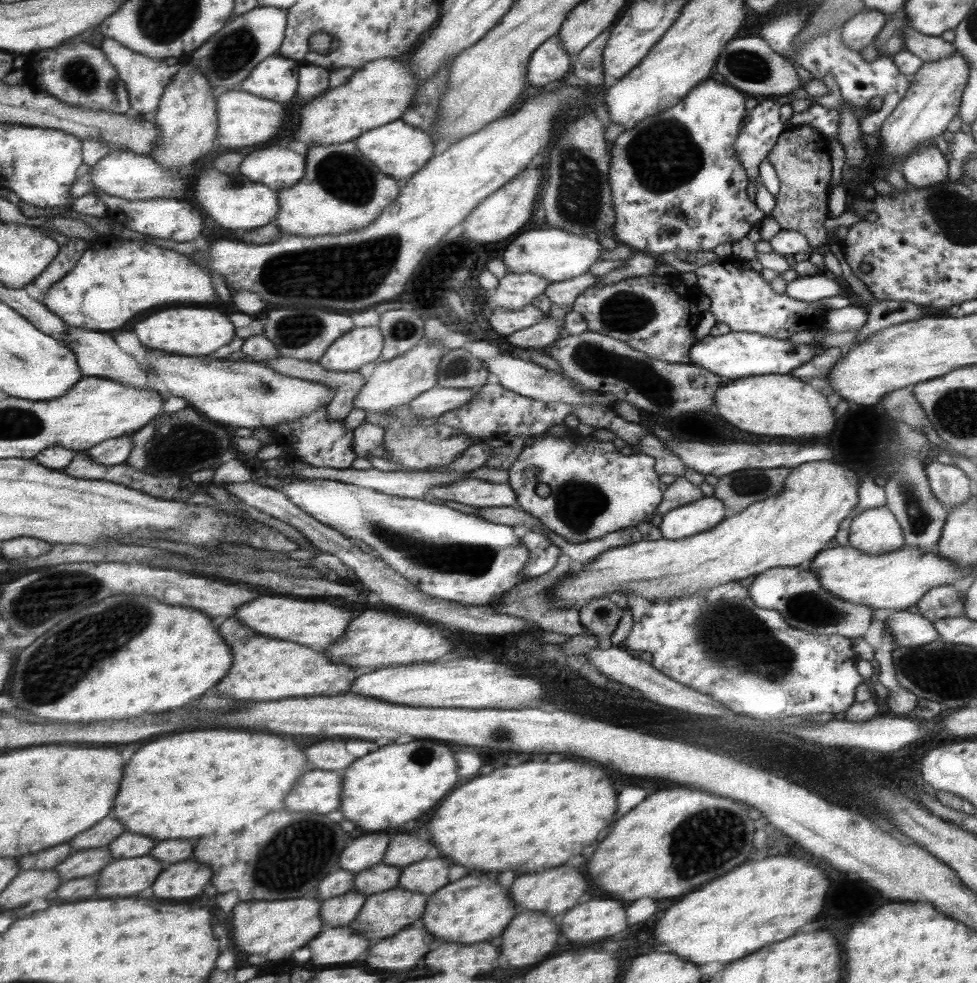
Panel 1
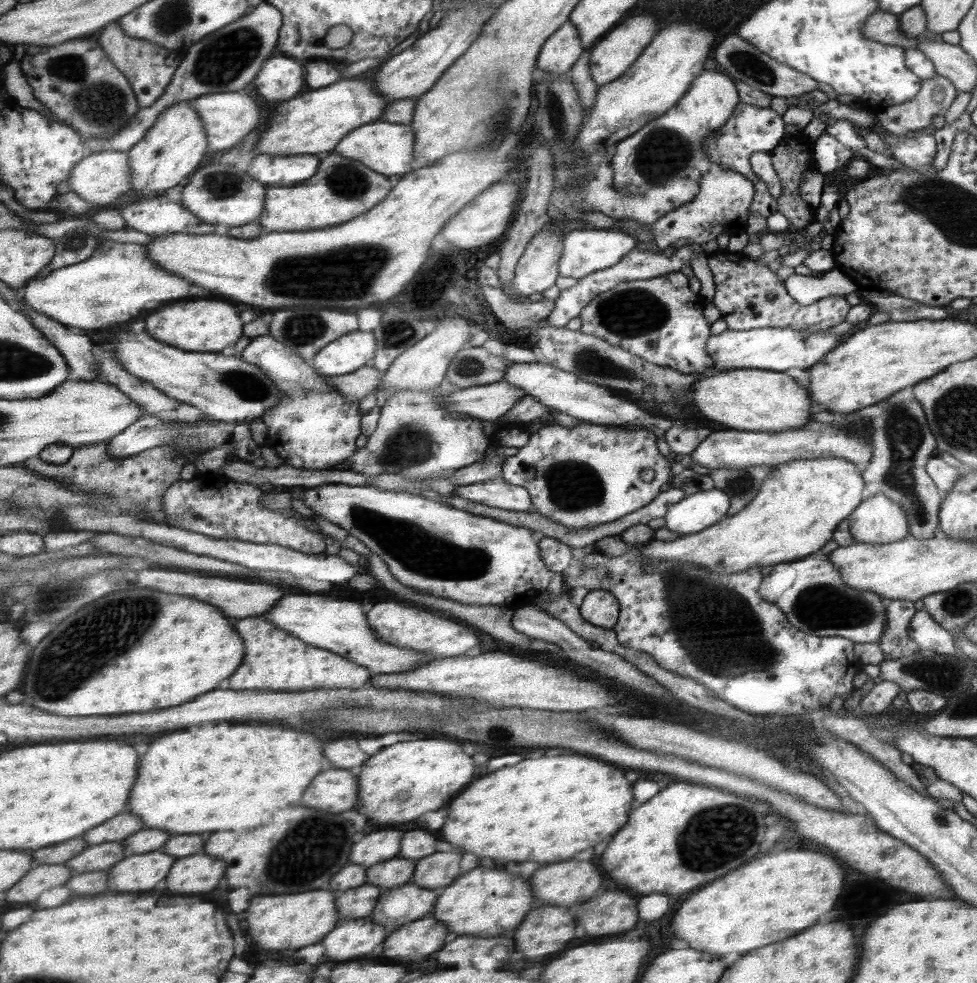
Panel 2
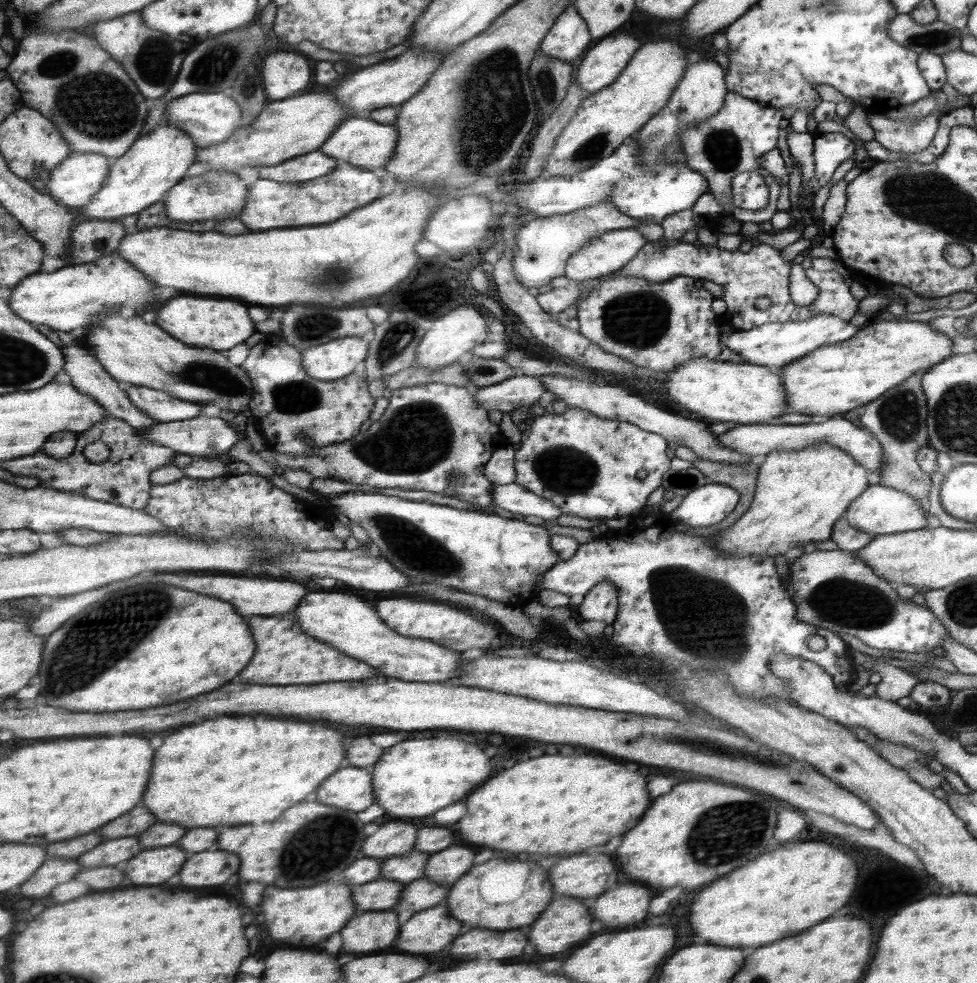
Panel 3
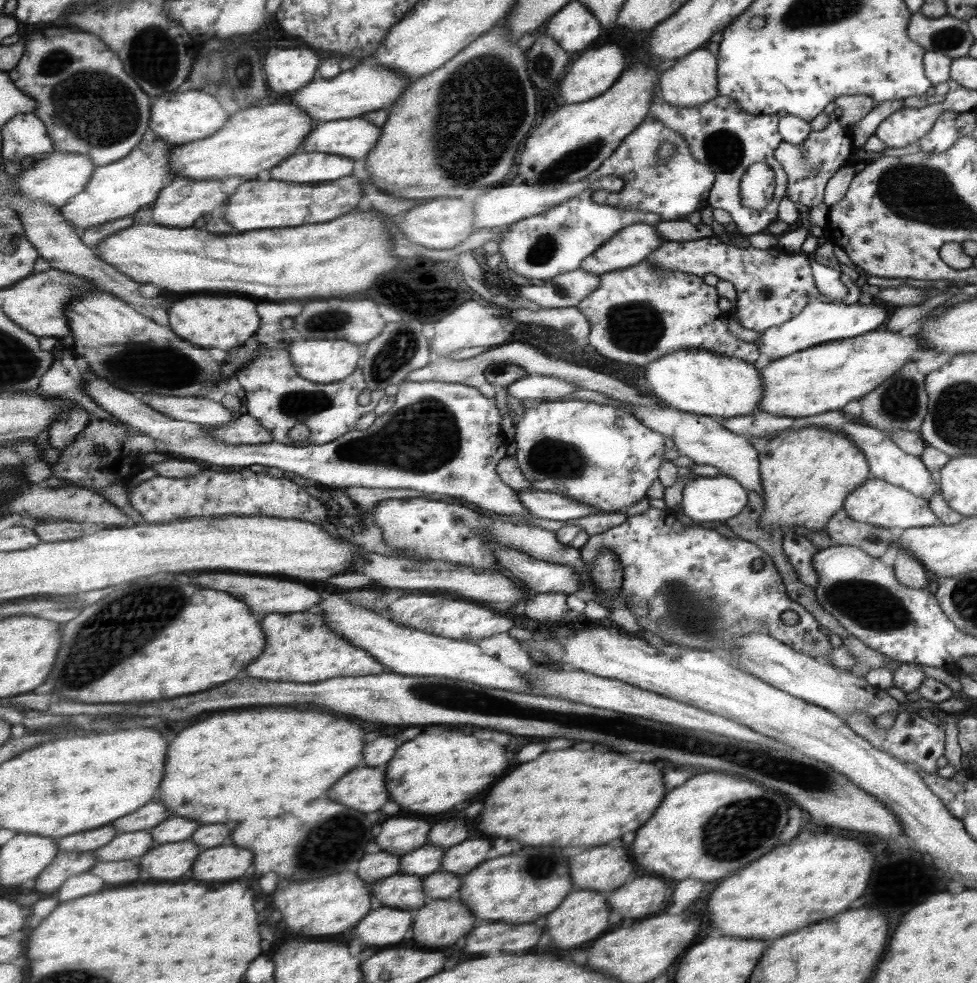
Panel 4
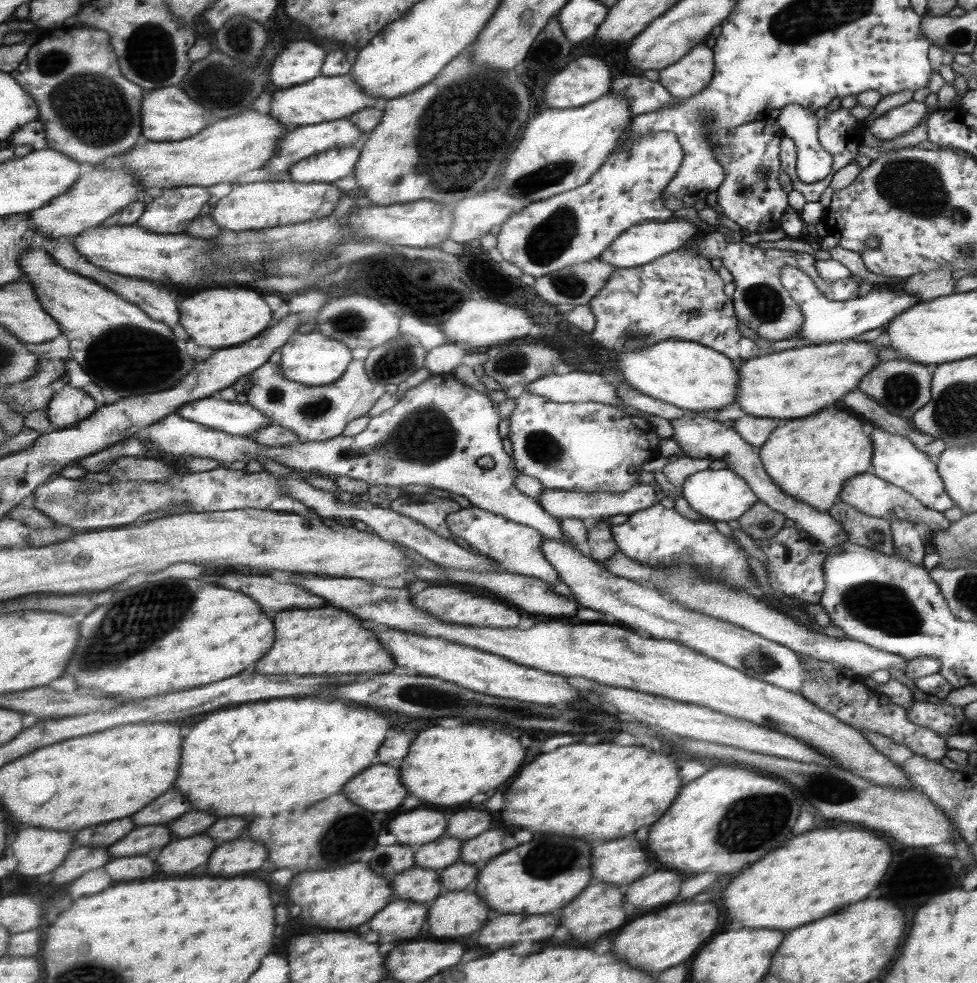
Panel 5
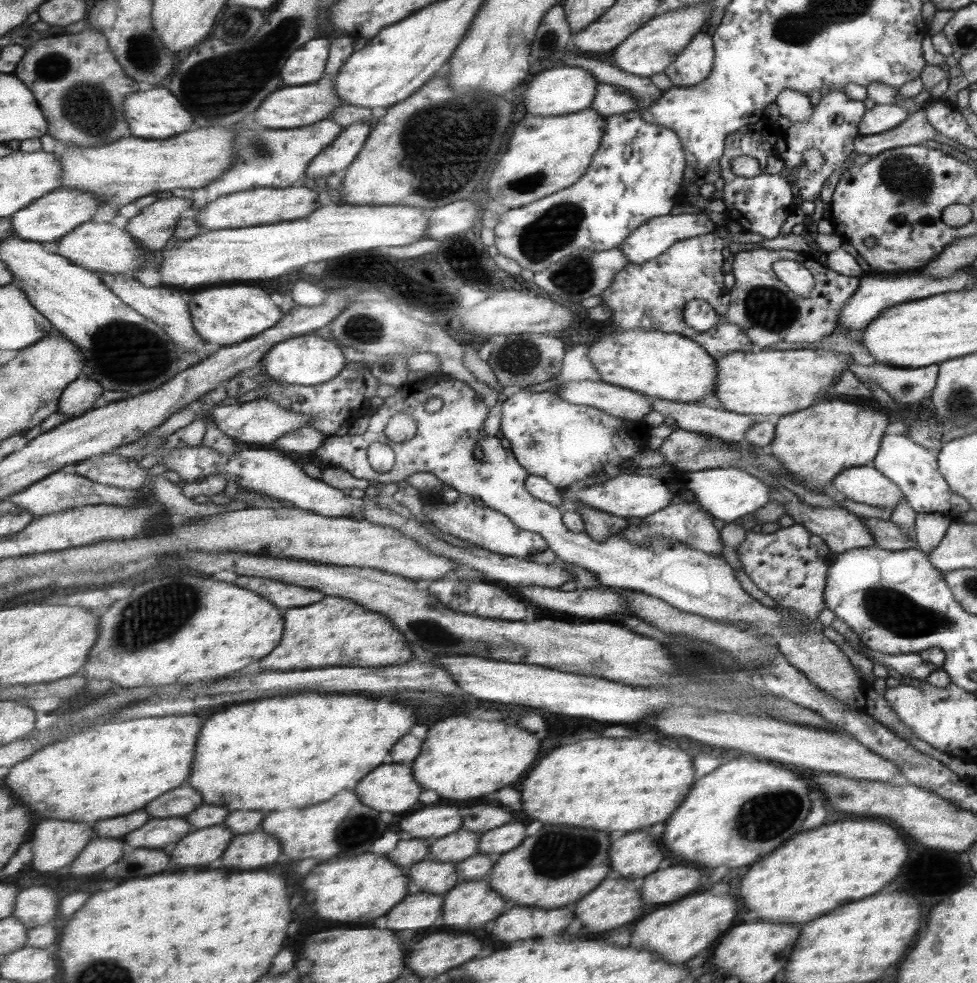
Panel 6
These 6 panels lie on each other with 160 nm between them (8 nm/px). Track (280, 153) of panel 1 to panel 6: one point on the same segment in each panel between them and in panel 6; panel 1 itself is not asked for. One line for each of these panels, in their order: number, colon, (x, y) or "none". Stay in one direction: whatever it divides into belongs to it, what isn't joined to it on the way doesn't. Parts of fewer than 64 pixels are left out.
2: (271, 170)
3: (310, 166)
4: (304, 167)
5: (326, 167)
6: (336, 158)

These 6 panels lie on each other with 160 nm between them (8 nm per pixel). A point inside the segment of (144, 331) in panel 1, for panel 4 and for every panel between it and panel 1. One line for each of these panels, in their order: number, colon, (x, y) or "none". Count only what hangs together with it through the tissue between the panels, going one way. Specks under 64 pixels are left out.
2: (201, 326)
3: (219, 324)
4: (226, 323)

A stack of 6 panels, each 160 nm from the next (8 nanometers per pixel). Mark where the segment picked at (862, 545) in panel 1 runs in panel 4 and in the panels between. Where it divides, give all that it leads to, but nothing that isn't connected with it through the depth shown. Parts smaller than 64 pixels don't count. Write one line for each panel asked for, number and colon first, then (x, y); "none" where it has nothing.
2: (877, 519)
3: (879, 510)
4: (878, 503)

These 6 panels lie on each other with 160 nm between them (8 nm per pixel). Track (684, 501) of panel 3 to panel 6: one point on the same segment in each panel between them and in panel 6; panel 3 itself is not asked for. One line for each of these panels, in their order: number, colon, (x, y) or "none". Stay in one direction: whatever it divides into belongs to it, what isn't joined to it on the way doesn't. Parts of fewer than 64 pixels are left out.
4: (704, 499)
5: (721, 495)
6: (726, 493)

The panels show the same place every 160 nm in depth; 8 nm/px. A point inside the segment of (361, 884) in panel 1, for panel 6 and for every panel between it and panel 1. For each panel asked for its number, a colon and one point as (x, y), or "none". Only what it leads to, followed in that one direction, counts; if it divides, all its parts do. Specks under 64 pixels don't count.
2: (396, 872)
3: (406, 869)
4: (426, 860)
5: (446, 851)
6: (457, 847)

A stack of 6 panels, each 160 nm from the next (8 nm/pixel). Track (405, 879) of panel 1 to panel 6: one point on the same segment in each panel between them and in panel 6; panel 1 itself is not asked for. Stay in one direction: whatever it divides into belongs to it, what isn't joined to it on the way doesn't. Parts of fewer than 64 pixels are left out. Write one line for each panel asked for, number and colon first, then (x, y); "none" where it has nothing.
2: (440, 870)
3: (448, 866)
4: (460, 860)
5: (490, 844)
6: (499, 841)

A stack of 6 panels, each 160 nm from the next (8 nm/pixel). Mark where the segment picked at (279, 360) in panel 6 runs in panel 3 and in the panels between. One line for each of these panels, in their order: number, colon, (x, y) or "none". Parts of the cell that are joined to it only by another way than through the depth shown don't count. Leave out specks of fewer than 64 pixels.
3: (335, 360)
4: (322, 361)
5: (313, 359)

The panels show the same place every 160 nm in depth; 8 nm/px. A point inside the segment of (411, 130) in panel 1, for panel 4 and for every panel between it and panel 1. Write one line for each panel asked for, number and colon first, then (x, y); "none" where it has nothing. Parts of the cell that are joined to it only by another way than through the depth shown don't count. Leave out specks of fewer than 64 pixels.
2: (389, 148)
3: (365, 143)
4: (355, 138)

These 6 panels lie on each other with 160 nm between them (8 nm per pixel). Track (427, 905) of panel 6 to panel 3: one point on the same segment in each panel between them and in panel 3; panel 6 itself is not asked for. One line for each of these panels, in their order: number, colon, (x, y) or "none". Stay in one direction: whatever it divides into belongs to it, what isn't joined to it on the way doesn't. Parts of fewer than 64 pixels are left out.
3: (374, 931)
4: (384, 927)
5: (403, 919)

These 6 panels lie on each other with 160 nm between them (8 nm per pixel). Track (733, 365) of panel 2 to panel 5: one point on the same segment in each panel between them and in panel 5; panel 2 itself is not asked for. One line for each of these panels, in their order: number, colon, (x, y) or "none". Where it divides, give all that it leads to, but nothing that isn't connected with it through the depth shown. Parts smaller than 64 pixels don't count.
3: (777, 344)
4: (819, 322)
5: (824, 320)

